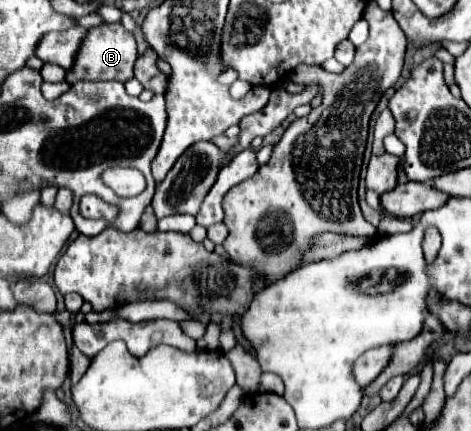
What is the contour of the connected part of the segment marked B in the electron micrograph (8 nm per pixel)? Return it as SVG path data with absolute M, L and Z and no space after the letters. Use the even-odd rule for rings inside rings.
M102 24L98 28L90 28L86 40L80 46L78 58L72 66L72 70L68 70L66 74L66 82L74 84L80 80L118 80L118 82L126 82L134 76L134 62L136 62L138 54L136 54L136 40L130 32L126 32L122 28L122 24Z

